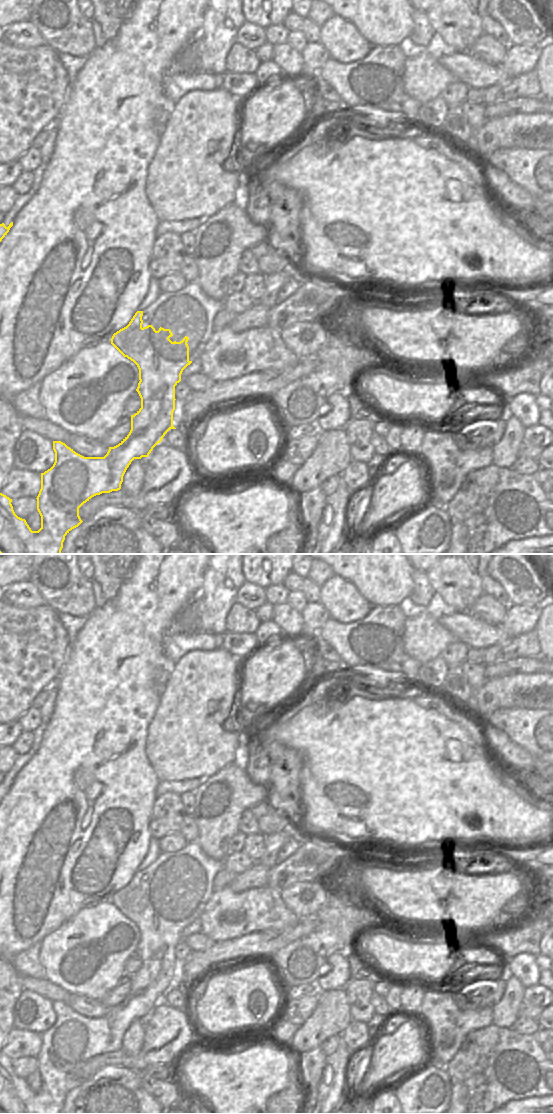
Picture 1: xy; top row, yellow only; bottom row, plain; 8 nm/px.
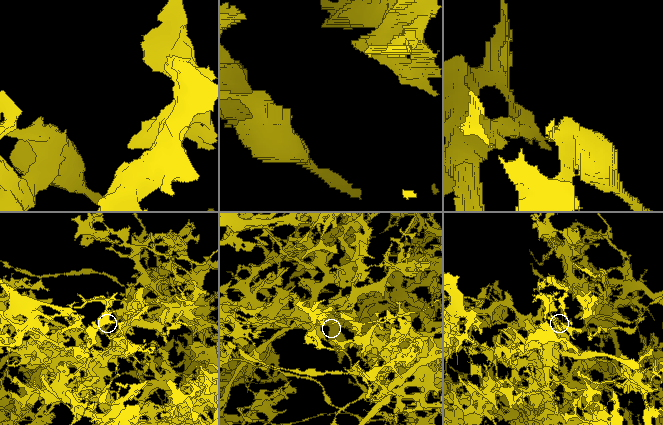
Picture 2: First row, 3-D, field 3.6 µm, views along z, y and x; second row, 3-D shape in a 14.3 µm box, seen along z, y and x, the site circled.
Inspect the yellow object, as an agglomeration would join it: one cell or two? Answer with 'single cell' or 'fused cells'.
fused cells

